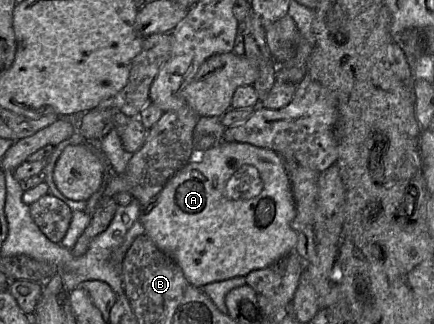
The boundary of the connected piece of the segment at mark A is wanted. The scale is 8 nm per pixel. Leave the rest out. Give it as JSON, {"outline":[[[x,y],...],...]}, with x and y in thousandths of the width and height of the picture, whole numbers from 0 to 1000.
{"outline":[[[509,438],[452,488],[454,500],[435,500],[410,528],[378,574],[364,605],[341,636],[325,642],[320,673],[320,682],[334,704],[334,725],[350,741],[366,772],[389,790],[417,827],[438,880],[468,889],[493,870],[509,870],[544,855],[567,855],[576,840],[620,824],[650,793],[677,778],[684,753],[684,722],[673,704],[673,685],[682,670],[682,636],[673,602],[661,509],[645,478],[624,463],[567,441]]]}

